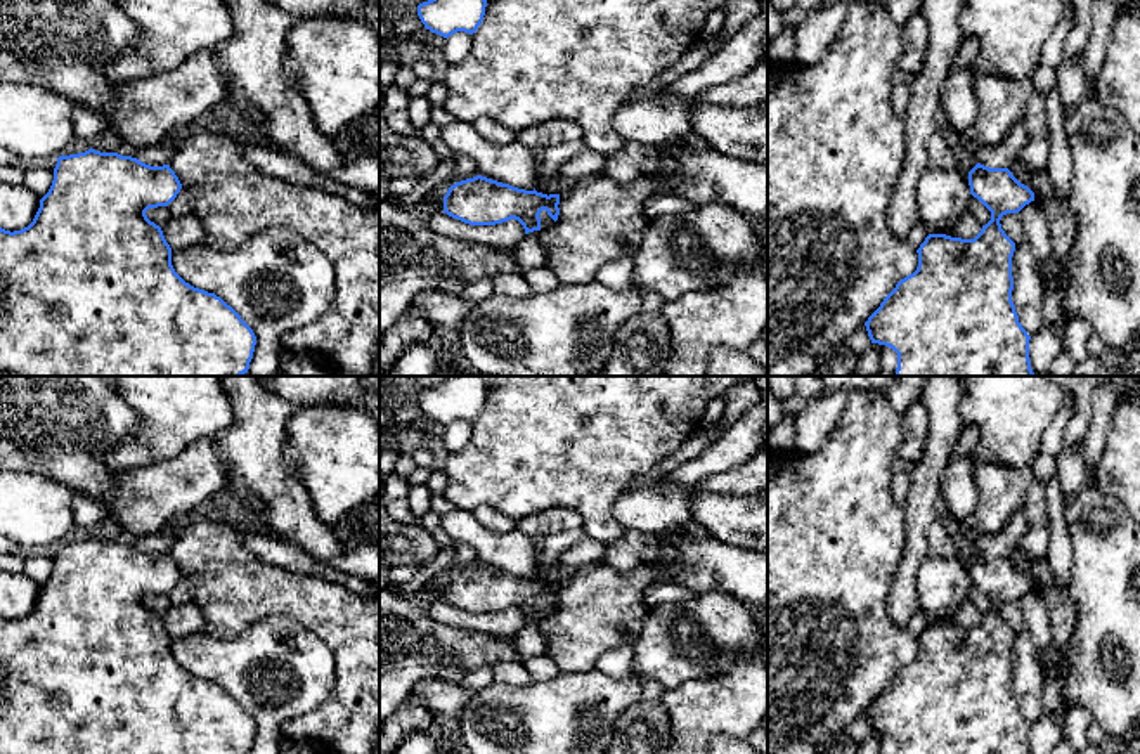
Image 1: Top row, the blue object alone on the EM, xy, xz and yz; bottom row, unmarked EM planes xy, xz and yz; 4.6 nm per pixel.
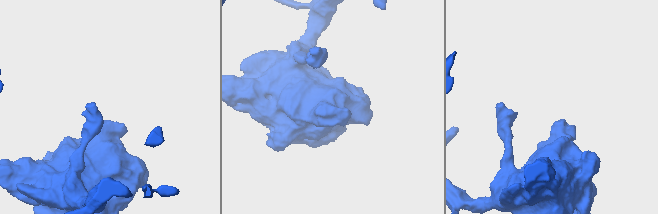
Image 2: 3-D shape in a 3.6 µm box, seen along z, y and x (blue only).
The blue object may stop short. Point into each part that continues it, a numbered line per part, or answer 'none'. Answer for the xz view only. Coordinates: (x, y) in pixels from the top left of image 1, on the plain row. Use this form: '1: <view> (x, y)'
none

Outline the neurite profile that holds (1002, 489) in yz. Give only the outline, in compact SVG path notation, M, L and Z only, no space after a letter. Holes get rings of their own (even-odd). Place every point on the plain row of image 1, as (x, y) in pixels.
M975 463L974 480L979 492L975 520L981 532L1001 532L1008 518L1027 503L1034 480L1033 468L1010 468L1001 463Z

